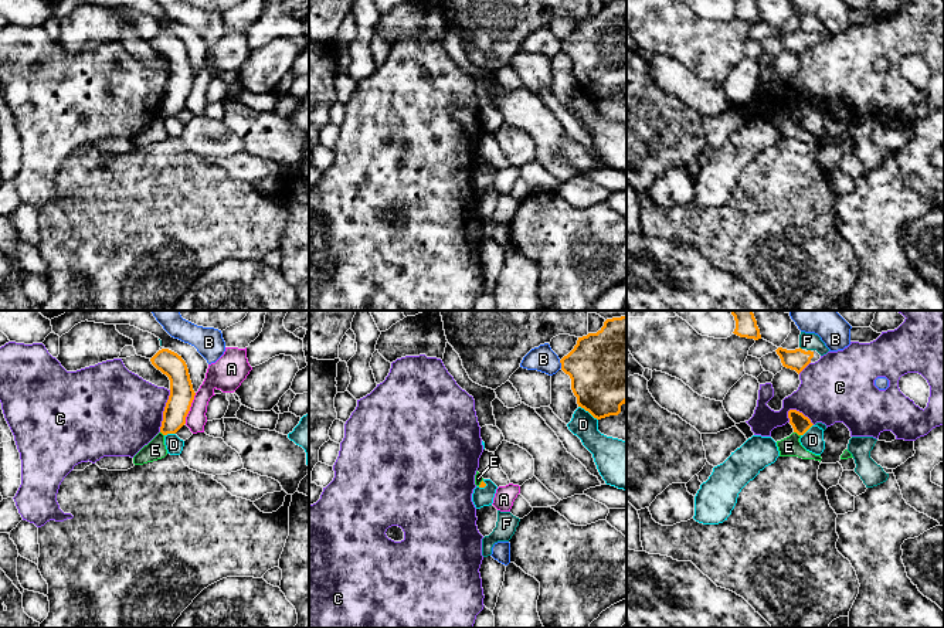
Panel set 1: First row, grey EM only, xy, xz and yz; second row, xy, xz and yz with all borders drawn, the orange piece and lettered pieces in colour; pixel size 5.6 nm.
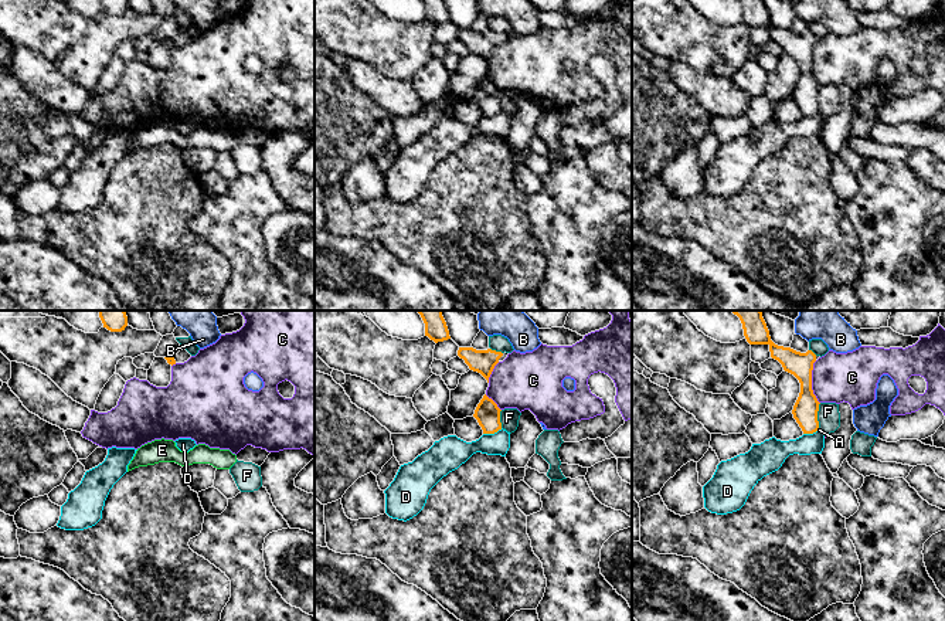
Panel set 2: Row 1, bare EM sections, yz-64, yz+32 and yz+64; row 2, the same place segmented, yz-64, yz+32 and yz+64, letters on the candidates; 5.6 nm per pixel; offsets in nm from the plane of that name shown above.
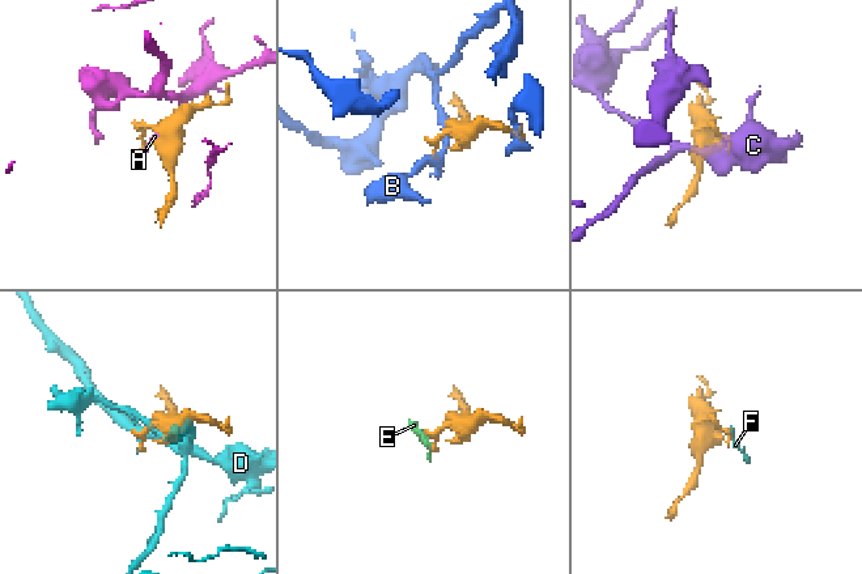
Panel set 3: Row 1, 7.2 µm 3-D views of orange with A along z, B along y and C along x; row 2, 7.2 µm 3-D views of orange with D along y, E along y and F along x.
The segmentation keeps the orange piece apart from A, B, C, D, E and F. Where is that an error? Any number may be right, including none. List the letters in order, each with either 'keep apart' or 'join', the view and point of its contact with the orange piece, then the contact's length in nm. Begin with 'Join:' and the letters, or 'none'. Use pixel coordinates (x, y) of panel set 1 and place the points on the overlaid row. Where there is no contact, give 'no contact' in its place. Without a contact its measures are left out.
Join: none
A: keep apart; contact xy (189, 408); length 190 nm
B: keep apart; contact xz (562, 365); length 50 nm
C: keep apart; contact xy (163, 411); length 240 nm
D: keep apart; contact xz (588, 411); length 140 nm
E: keep apart; contact yz (797, 433); length 50 nm
F: keep apart; no contact

